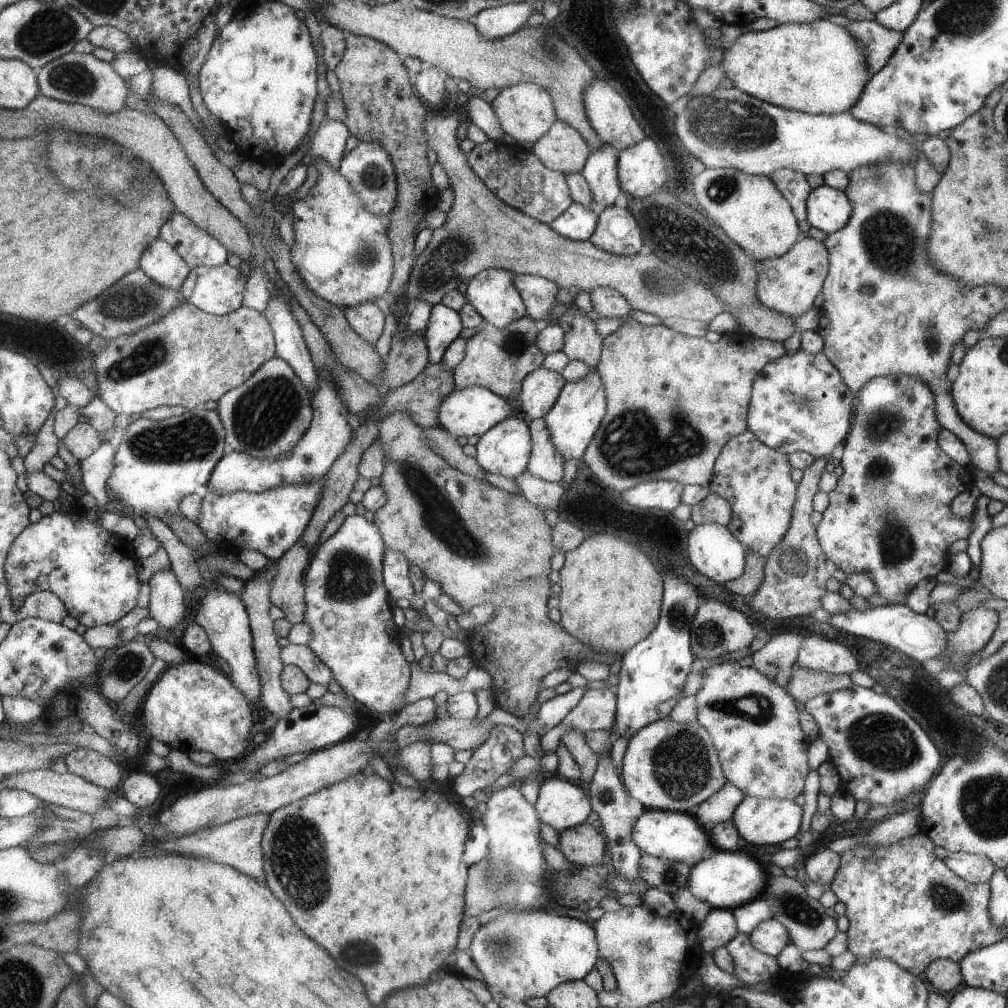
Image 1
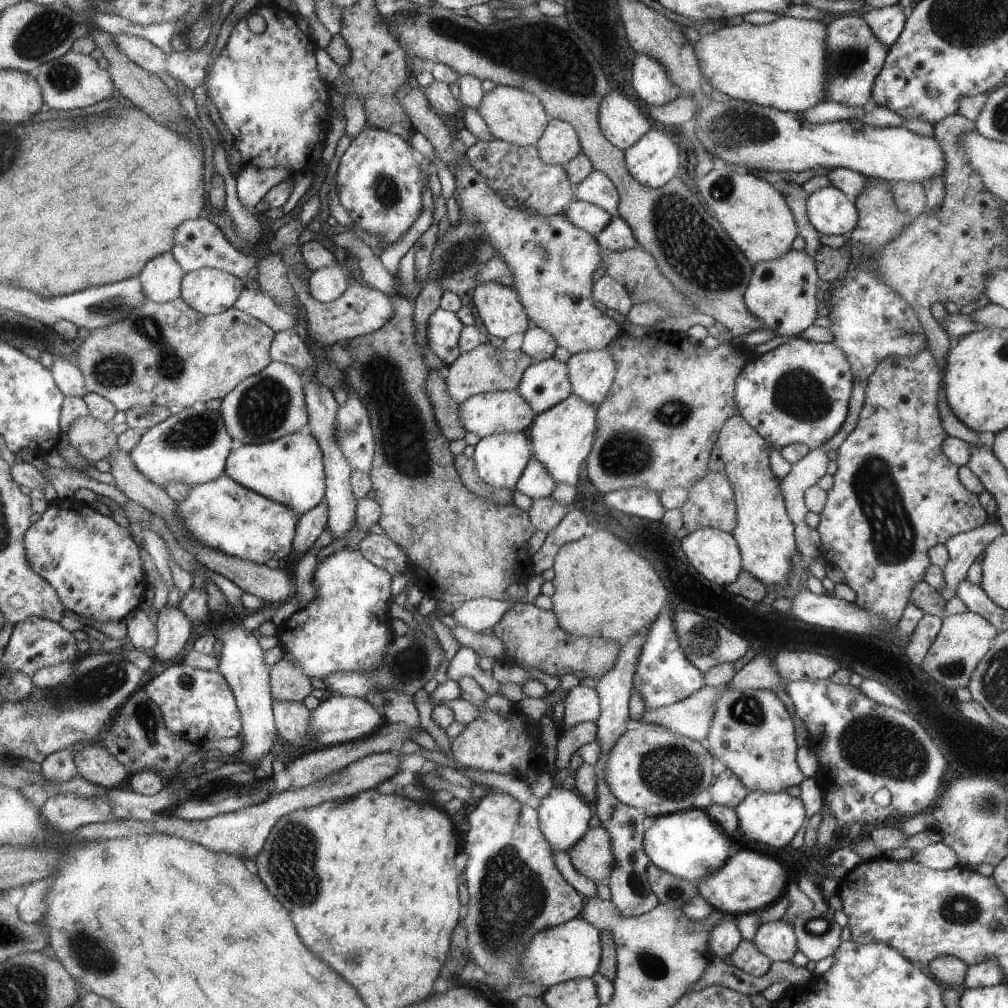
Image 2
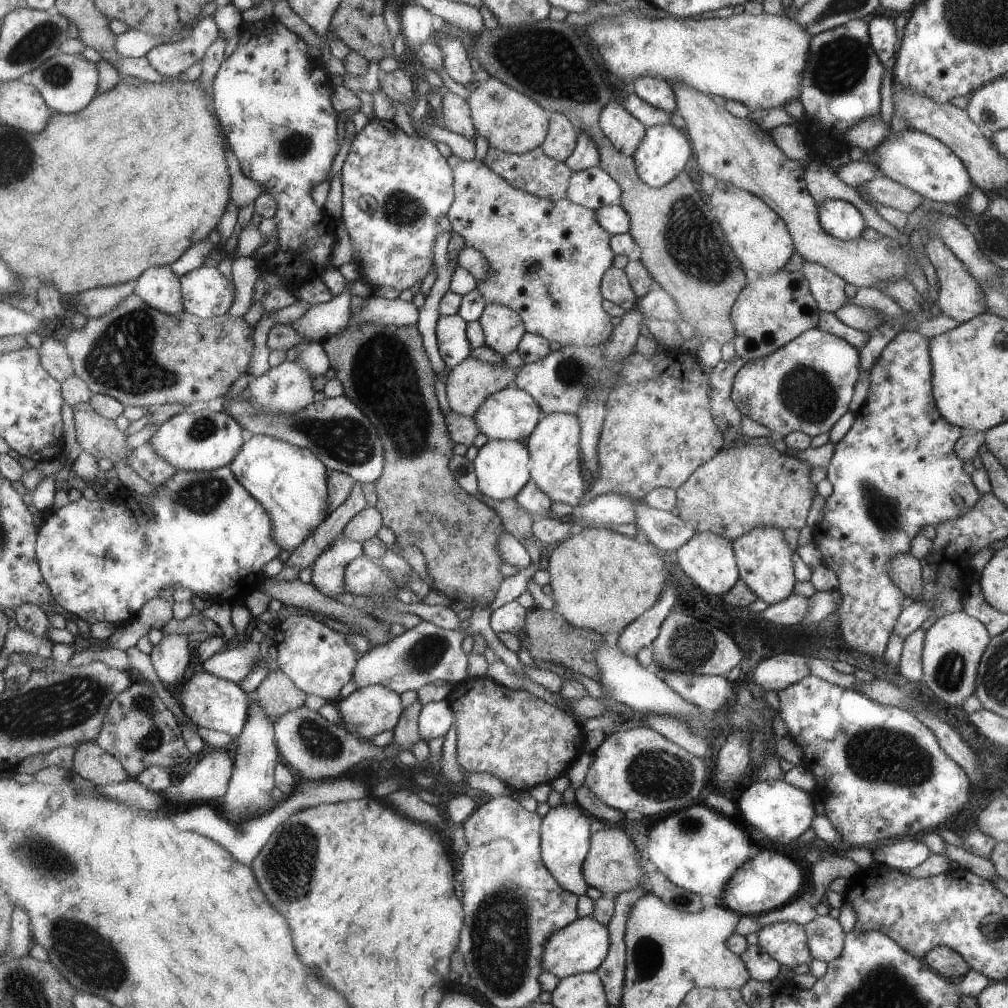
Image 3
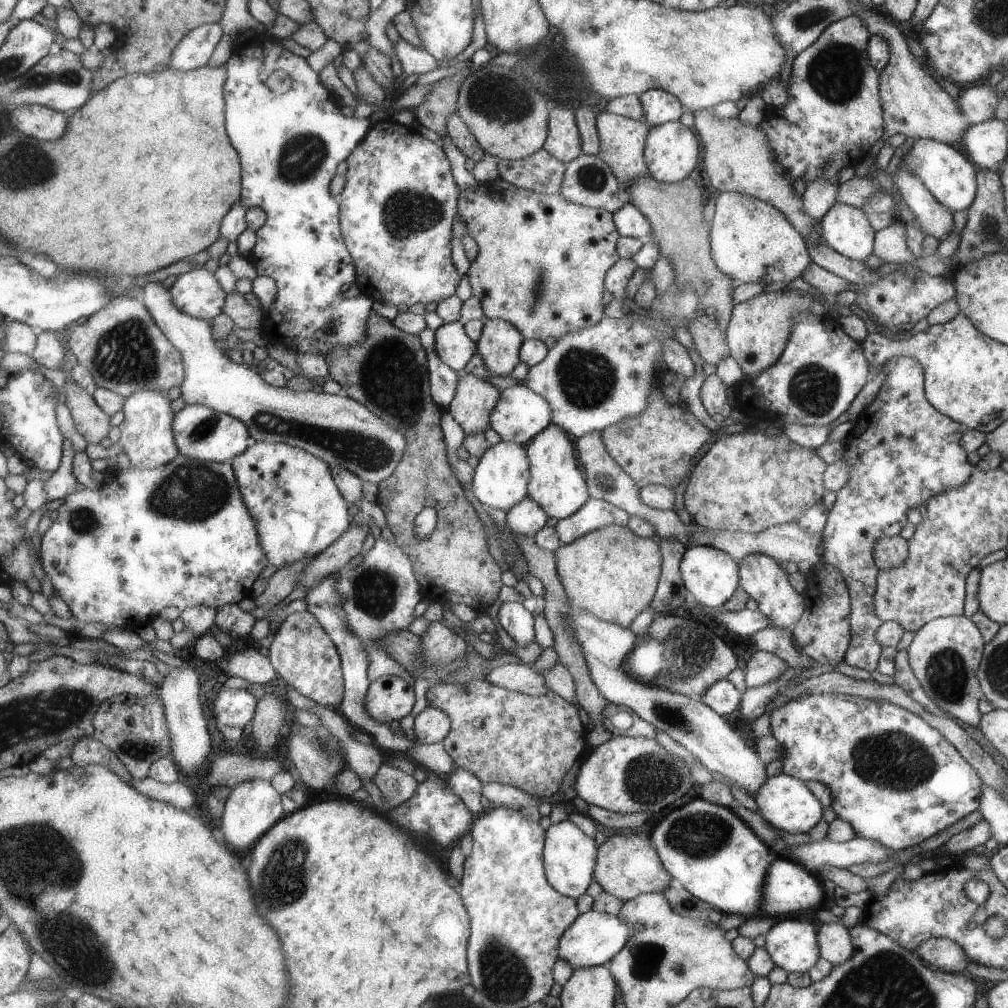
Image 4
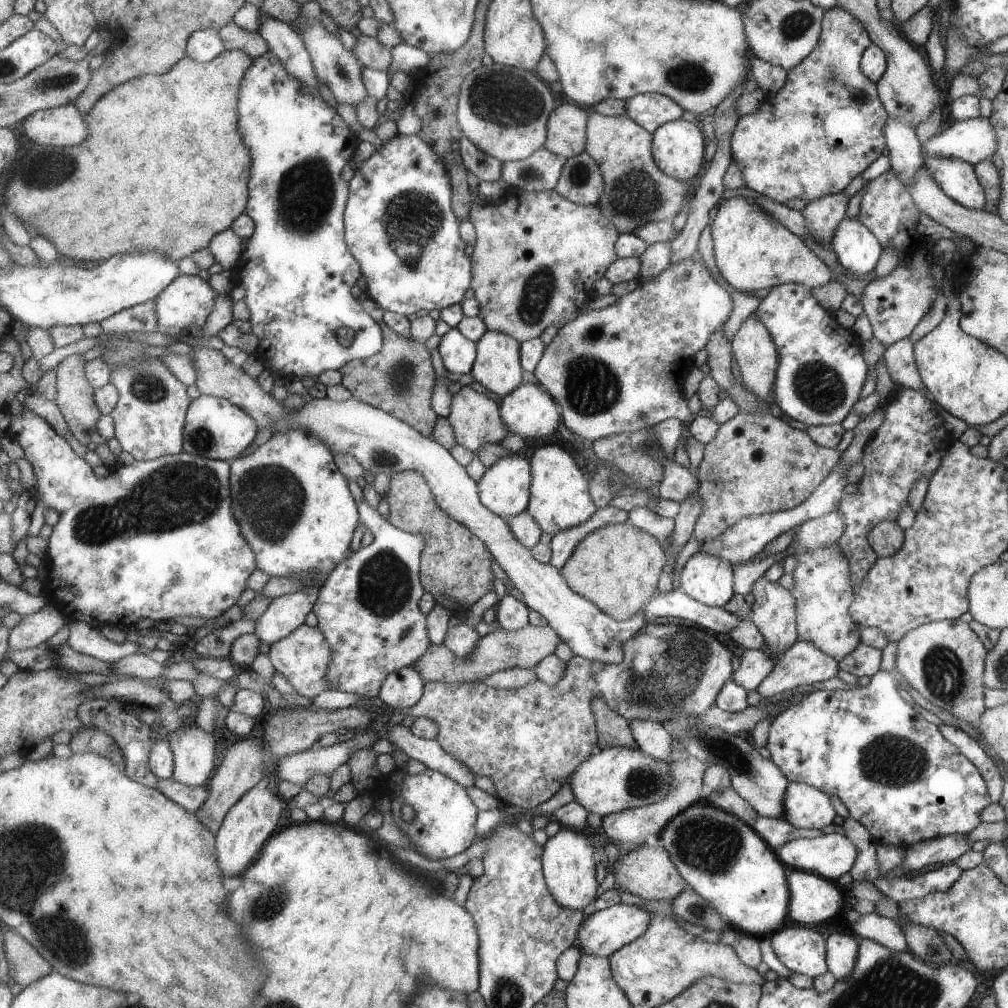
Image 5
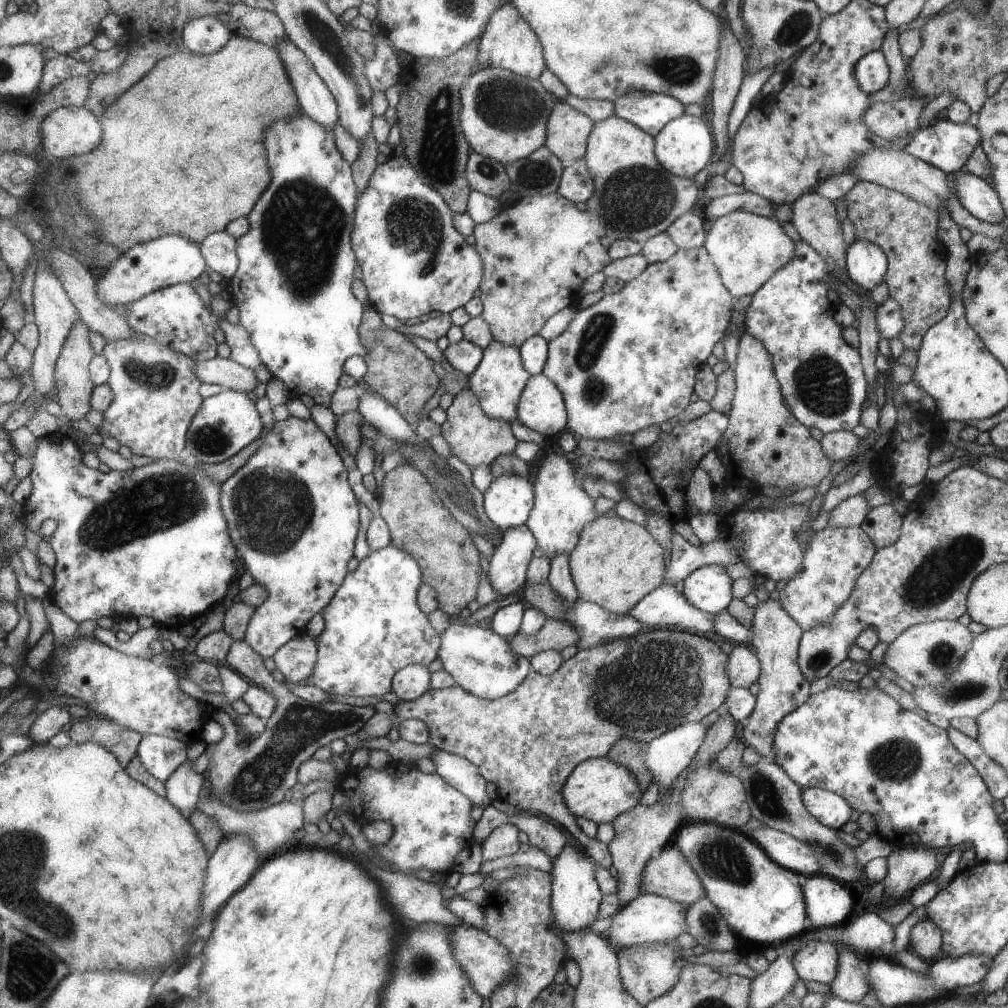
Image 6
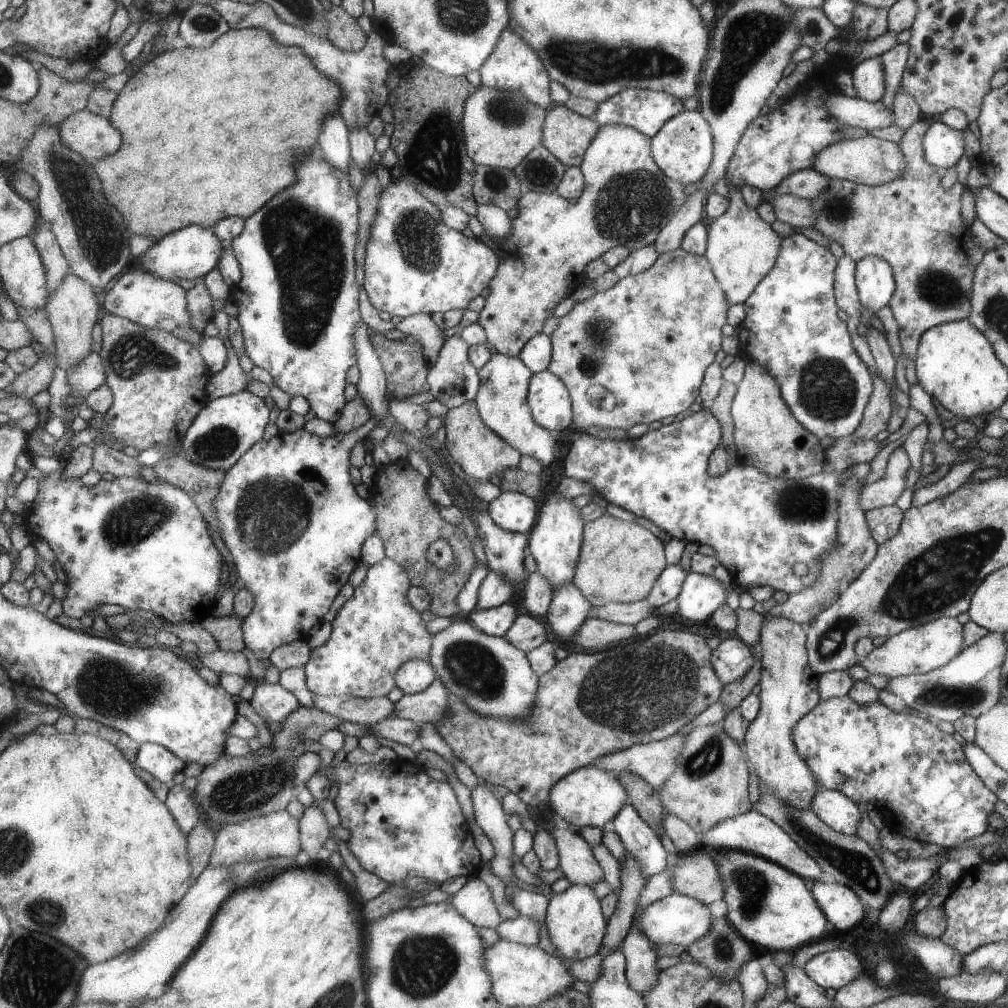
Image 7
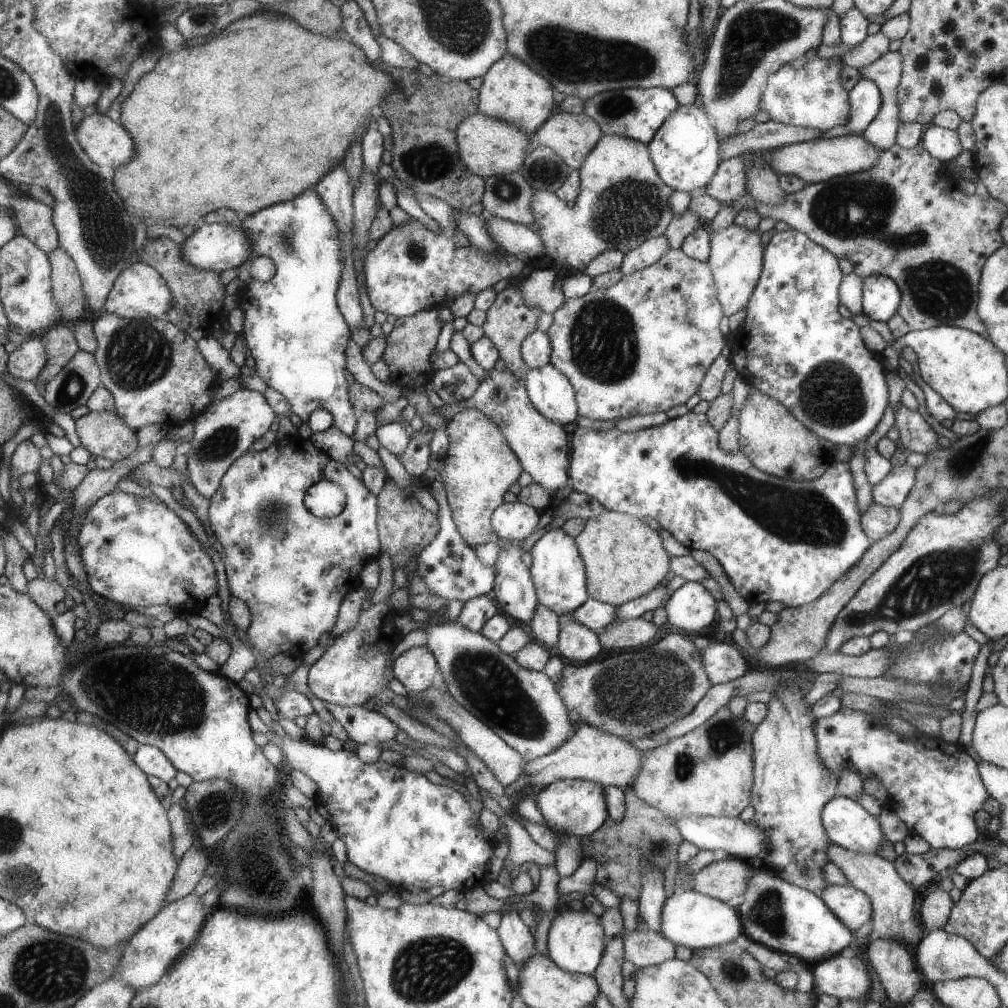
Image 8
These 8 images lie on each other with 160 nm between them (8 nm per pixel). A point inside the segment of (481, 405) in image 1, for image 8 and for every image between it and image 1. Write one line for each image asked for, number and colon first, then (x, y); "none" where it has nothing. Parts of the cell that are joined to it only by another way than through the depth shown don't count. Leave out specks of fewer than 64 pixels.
2: (485, 414)
3: (512, 413)
4: (521, 414)
5: (530, 411)
6: (542, 409)
7: (551, 405)
8: (552, 392)

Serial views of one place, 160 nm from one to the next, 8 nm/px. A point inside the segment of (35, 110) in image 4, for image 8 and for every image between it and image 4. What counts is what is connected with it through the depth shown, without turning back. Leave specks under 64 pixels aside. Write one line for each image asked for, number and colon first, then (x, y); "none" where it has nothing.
5: (63, 126)
6: (68, 131)
7: (94, 136)
8: (111, 145)

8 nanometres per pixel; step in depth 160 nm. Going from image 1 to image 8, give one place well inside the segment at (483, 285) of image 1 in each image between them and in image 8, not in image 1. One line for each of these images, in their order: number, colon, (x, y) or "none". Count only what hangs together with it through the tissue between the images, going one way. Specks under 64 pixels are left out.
2: (503, 314)
3: (504, 328)
4: (500, 345)
5: (498, 367)
6: (499, 381)
7: (503, 401)
8: (541, 445)

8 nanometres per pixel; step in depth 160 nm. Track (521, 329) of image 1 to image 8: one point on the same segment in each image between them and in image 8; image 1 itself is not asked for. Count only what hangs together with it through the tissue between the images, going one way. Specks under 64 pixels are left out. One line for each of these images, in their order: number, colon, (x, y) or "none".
2: (486, 369)
3: (470, 383)
4: (475, 398)
5: (476, 419)
6: (476, 438)
7: (471, 442)
8: (480, 466)

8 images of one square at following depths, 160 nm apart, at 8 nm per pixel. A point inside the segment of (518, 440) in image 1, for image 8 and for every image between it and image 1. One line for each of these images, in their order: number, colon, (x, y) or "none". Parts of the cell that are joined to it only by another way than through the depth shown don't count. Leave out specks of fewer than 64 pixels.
2: (501, 458)
3: (503, 467)
4: (502, 478)
5: (506, 488)
6: (508, 502)
7: (515, 511)
8: (515, 521)

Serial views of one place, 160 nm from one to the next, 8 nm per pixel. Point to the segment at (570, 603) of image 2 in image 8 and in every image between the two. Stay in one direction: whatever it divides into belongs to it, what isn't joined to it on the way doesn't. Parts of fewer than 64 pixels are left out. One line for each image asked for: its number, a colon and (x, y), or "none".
3: (600, 580)
4: (610, 572)
5: (616, 567)
6: (615, 563)
7: (619, 562)
8: (624, 558)

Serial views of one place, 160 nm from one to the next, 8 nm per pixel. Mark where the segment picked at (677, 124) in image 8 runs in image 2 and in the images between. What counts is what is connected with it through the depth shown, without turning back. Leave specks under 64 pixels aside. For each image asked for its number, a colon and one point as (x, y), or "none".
2: (653, 159)
3: (662, 153)
4: (670, 151)
5: (677, 146)
6: (682, 147)
7: (681, 148)

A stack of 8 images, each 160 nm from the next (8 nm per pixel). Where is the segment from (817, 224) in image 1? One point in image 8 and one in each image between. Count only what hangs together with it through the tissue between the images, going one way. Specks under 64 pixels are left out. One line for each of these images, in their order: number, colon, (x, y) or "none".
2: (829, 210)
3: (838, 218)
4: (845, 229)
5: (856, 249)
6: (866, 265)
7: (874, 281)
8: (881, 297)

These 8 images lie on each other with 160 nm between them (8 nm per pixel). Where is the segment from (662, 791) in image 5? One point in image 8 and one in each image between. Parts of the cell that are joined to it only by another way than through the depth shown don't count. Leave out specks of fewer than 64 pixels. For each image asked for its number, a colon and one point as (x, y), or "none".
6: (598, 789)
7: (589, 796)
8: (575, 807)

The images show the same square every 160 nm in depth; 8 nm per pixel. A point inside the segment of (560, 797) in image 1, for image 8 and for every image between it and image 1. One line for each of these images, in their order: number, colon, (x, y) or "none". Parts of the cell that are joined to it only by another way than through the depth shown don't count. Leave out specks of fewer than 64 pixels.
2: (563, 816)
3: (564, 837)
4: (568, 855)
5: (569, 869)
6: (575, 895)
7: (573, 919)
8: (573, 942)

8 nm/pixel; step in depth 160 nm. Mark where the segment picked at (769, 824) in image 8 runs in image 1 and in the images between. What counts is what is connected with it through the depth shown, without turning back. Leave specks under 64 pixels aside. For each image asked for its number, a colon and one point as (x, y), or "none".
1: (754, 479)
2: (766, 538)
3: (763, 555)
4: (760, 575)
5: (773, 613)
6: (775, 639)
7: (789, 689)

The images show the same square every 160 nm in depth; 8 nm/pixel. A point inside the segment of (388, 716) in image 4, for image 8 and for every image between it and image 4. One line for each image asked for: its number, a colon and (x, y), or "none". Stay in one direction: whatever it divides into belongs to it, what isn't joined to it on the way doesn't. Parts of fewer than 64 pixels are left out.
5: (404, 688)
6: (413, 681)
7: (415, 676)
8: (417, 669)

